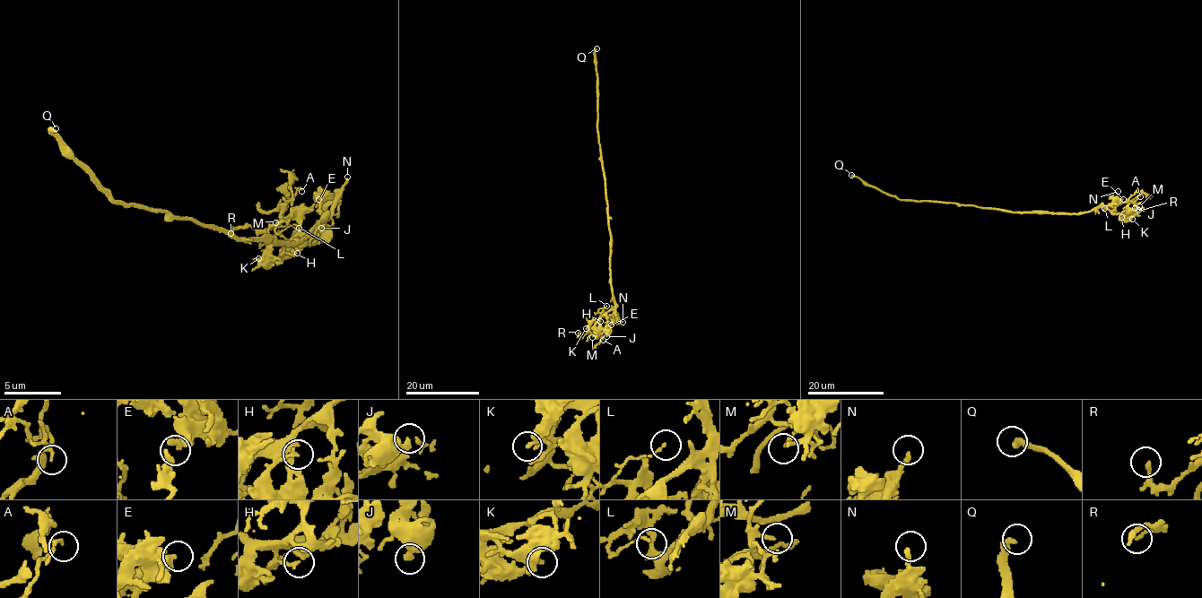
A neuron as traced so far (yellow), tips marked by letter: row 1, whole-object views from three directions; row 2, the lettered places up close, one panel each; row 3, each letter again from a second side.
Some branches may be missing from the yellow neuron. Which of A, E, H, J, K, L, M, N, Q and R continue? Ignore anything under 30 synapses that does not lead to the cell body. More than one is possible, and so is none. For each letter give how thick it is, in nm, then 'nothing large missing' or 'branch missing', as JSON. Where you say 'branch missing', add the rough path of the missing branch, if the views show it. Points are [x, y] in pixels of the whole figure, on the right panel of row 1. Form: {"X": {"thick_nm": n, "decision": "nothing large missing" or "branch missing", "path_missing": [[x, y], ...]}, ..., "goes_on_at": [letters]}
{"A": {"thick_nm": 90, "decision": "nothing large missing"}, "E": {"thick_nm": 400, "decision": "nothing large missing"}, "H": {"thick_nm": 170, "decision": "nothing large missing"}, "J": {"thick_nm": 360, "decision": "nothing large missing"}, "K": {"thick_nm": 260, "decision": "nothing large missing"}, "L": {"thick_nm": 80, "decision": "nothing large missing"}, "M": {"thick_nm": 150, "decision": "nothing large missing"}, "N": {"thick_nm": 200, "decision": "nothing large missing"}, "Q": {"thick_nm": 320, "decision": "nothing large missing"}, "R": {"thick_nm": 140, "decision": "nothing large missing"}, "goes_on_at": []}

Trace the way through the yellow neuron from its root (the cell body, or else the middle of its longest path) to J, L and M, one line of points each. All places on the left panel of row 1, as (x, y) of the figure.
J: (226, 233), (262, 242), (302, 242), (321, 222), (307, 238), (315, 245), (318, 230), (323, 230), (321, 228)
L: (226, 233), (262, 242), (302, 242), (321, 222), (303, 233), (294, 219), (289, 219), (287, 228), (299, 228)
M: (226, 233), (302, 242), (321, 222), (303, 233), (284, 211), (275, 222)

